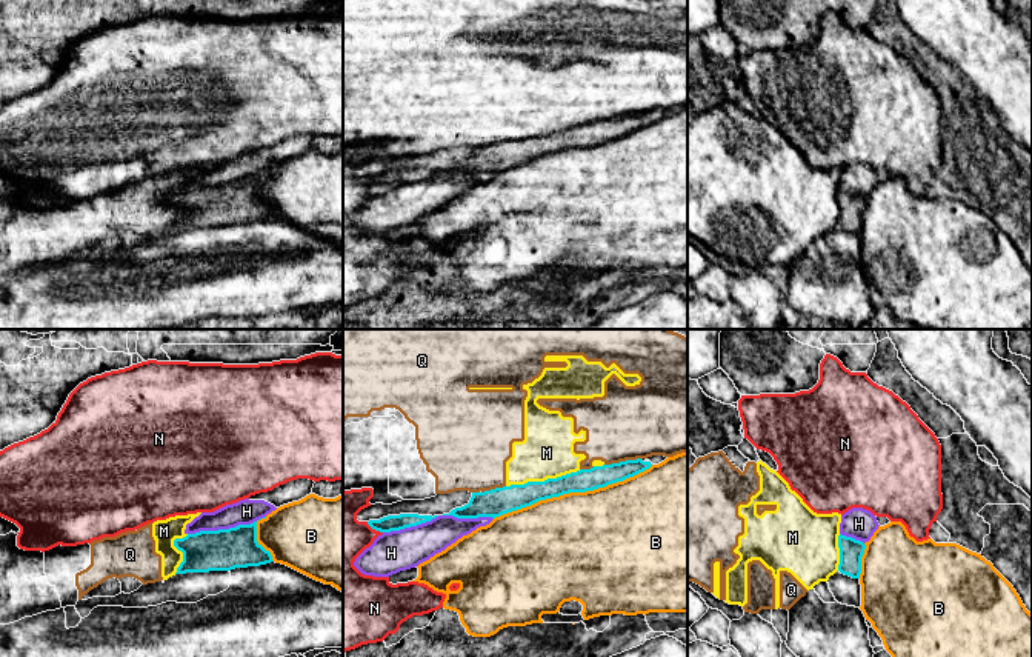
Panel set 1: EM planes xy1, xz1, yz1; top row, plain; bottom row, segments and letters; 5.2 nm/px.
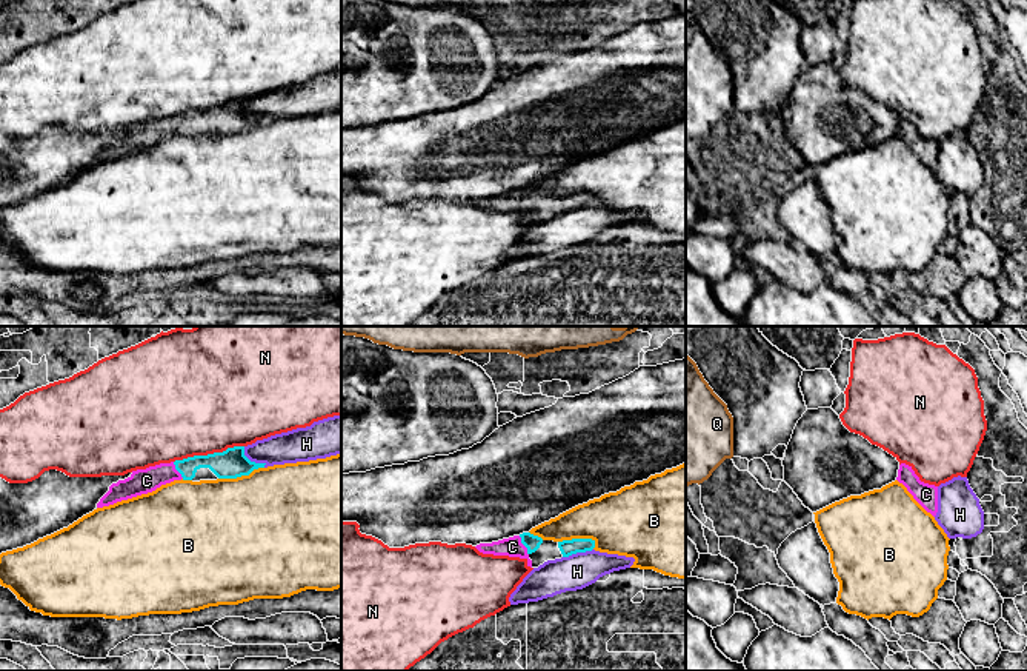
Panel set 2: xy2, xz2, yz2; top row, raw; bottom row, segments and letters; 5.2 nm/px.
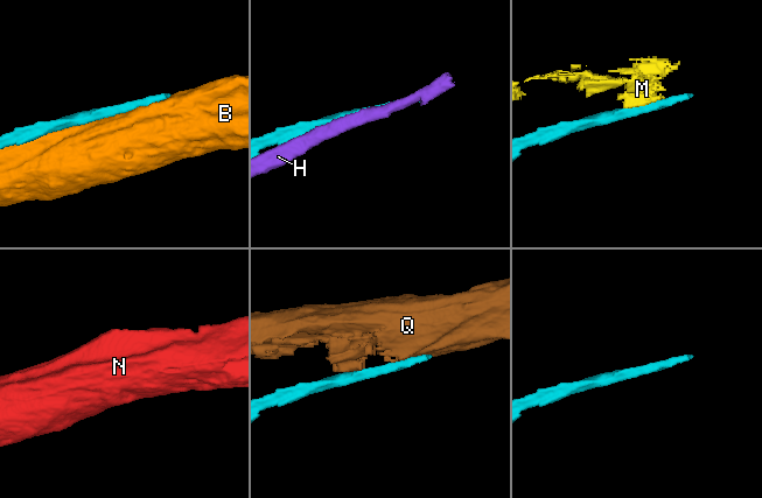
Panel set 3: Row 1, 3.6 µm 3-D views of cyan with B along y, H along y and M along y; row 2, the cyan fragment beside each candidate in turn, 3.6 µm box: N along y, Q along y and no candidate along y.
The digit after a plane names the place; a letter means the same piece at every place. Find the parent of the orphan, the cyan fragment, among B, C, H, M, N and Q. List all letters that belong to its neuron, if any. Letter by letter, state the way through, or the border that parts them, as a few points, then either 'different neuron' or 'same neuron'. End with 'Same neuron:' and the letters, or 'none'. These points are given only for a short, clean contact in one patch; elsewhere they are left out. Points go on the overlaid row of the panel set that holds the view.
B: different neuron
C: way xz2 (532, 542), (523, 544), (512, 547); same neuron
H: different neuron
M: different neuron
N: different neuron
Q: different neuron
Same neuron: C

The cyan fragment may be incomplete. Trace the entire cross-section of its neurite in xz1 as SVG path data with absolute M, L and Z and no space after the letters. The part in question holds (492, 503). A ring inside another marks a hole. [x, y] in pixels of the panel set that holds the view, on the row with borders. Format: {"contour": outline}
{"contour": "M626 460L612 465L580 469L544 482L528 482L511 485L484 492L472 492L468 505L452 509L449 514L457 519L500 517L503 514L531 506L540 500L560 497L569 492L586 492L608 485L623 482L652 466L651 462Z"}

